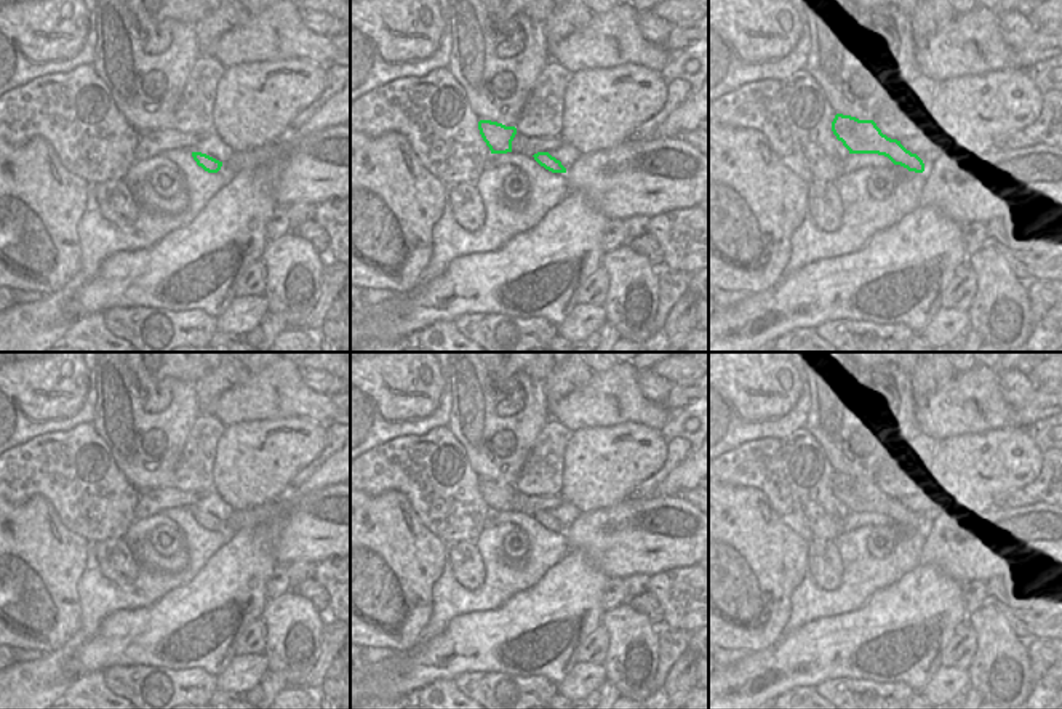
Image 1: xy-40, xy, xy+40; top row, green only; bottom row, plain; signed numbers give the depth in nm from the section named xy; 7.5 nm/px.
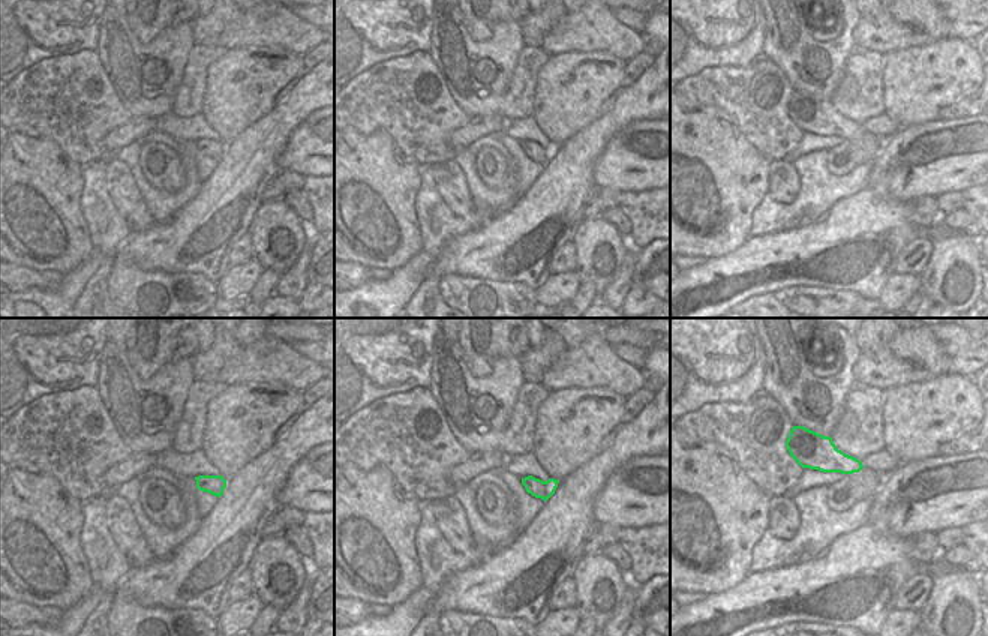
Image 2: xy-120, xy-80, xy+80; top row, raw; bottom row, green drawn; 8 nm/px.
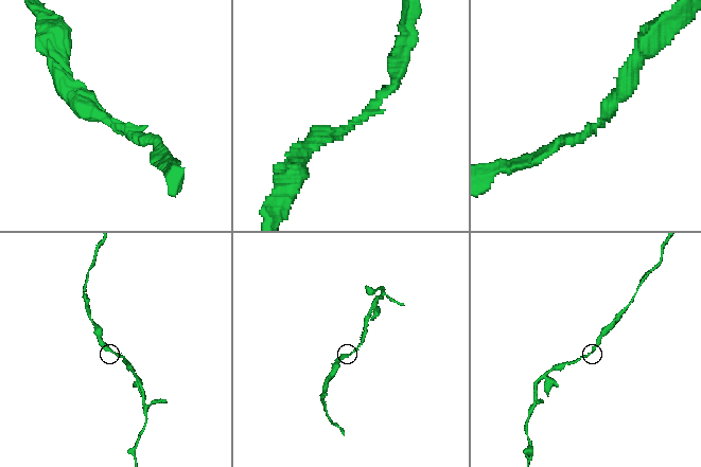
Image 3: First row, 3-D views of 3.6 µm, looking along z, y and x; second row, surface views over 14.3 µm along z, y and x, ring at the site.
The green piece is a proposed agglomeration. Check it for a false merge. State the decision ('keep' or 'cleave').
keep

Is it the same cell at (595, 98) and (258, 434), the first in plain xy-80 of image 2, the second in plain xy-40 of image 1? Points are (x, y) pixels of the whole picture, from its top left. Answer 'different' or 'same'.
same

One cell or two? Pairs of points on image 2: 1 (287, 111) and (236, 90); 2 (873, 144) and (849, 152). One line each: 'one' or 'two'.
1: two
2: one

